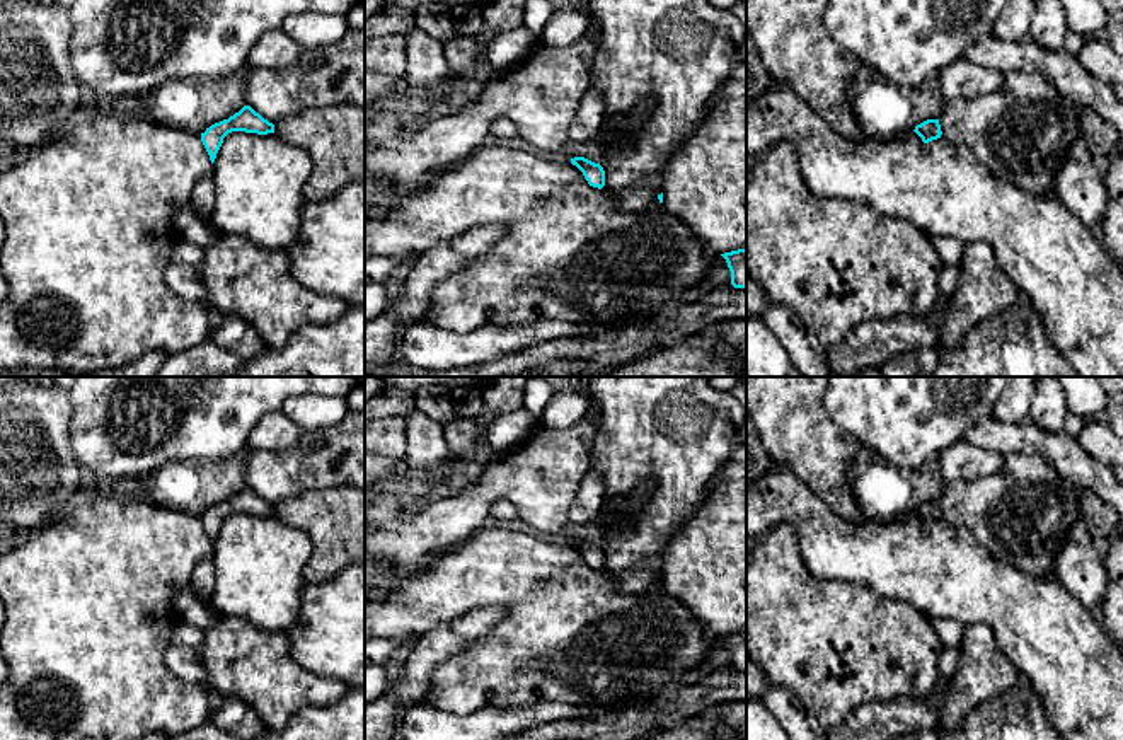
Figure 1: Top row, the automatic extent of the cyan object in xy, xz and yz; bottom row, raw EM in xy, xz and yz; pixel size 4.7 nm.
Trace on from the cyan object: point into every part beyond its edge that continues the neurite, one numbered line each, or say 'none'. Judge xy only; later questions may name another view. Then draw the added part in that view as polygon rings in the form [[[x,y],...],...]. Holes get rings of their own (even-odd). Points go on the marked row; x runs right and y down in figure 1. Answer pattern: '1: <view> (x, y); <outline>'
none

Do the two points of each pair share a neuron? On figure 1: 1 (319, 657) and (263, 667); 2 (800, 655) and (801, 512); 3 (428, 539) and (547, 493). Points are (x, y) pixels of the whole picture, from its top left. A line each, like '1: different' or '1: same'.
1: different
2: different
3: same

